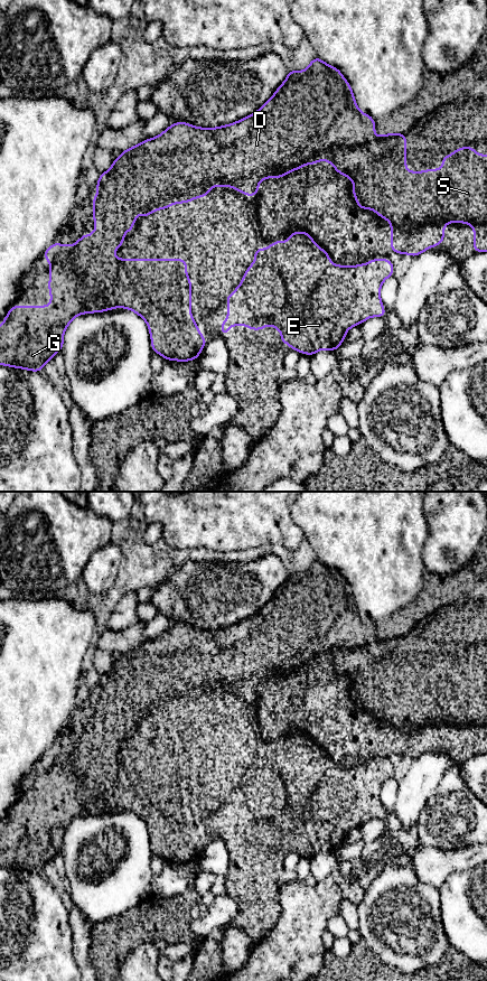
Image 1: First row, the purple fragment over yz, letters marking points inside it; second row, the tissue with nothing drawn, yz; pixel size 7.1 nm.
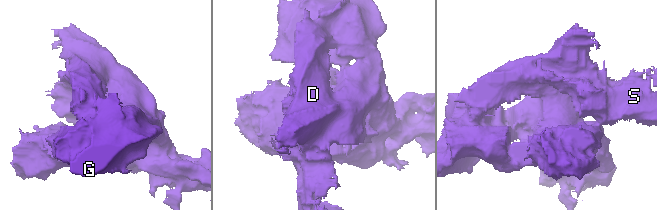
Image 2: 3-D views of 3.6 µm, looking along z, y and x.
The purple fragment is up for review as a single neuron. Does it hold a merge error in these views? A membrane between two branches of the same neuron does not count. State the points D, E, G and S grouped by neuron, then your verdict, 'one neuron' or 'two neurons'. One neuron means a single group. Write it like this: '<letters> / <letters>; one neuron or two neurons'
D E G / S; two neurons

